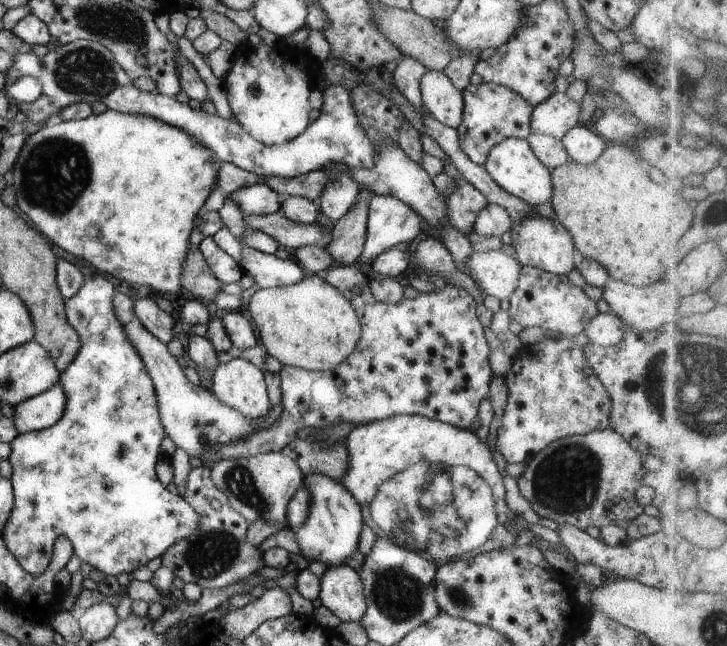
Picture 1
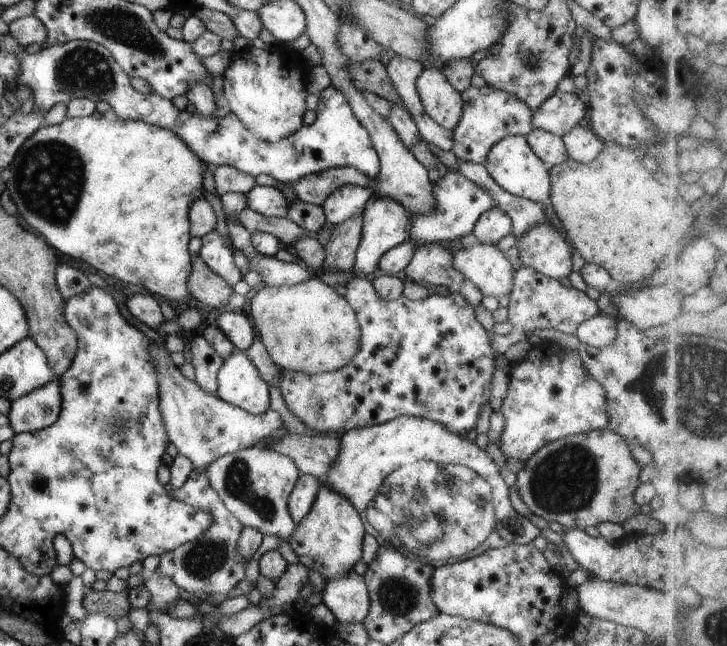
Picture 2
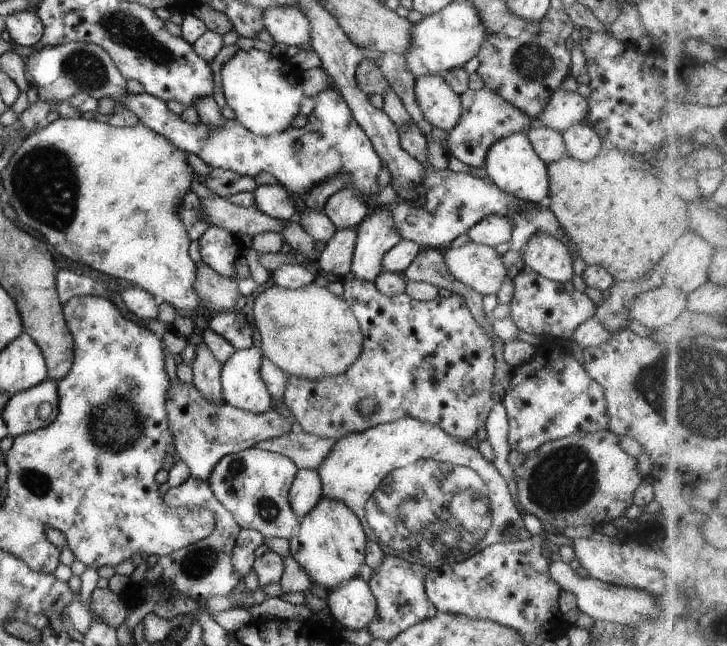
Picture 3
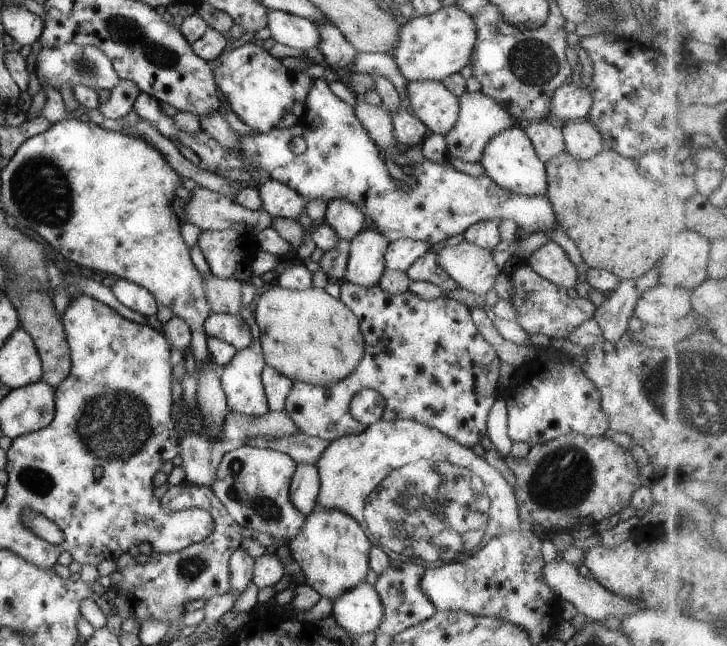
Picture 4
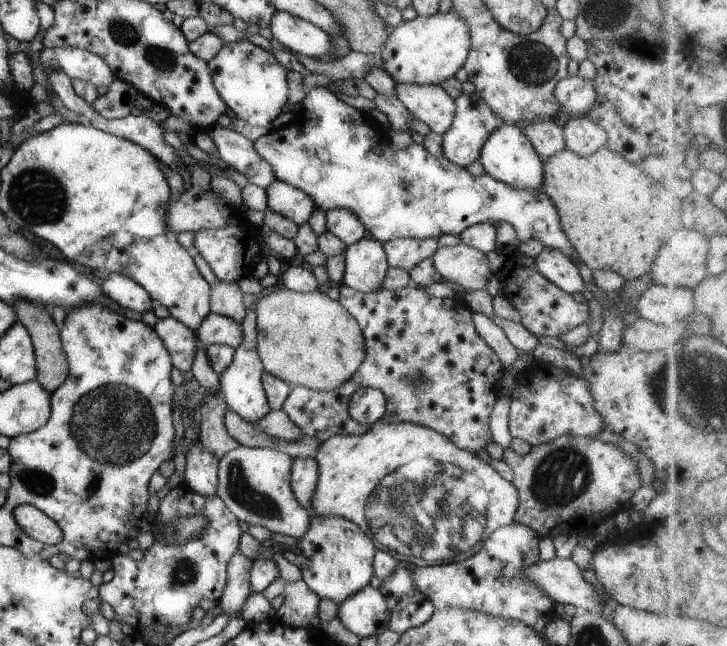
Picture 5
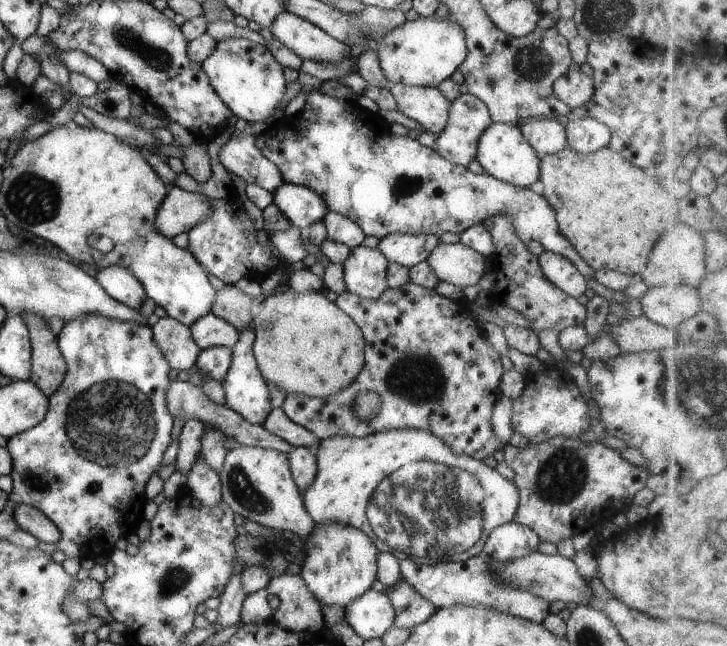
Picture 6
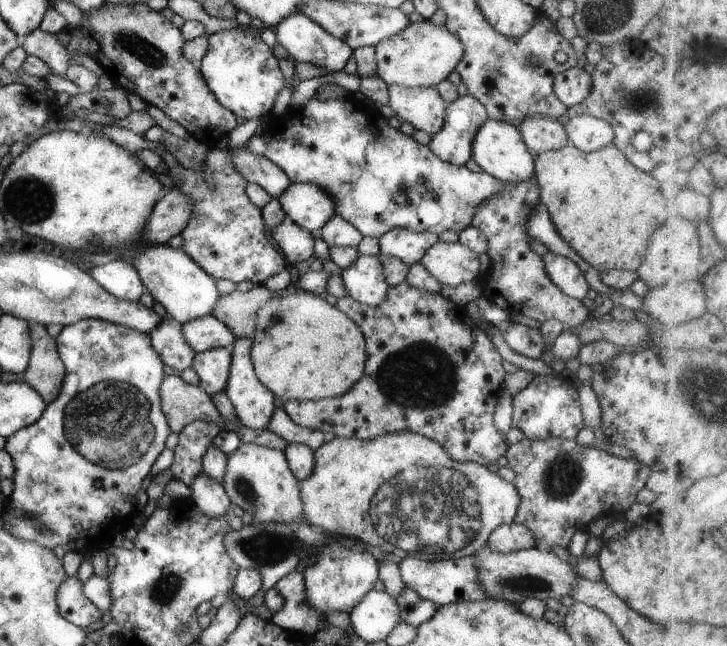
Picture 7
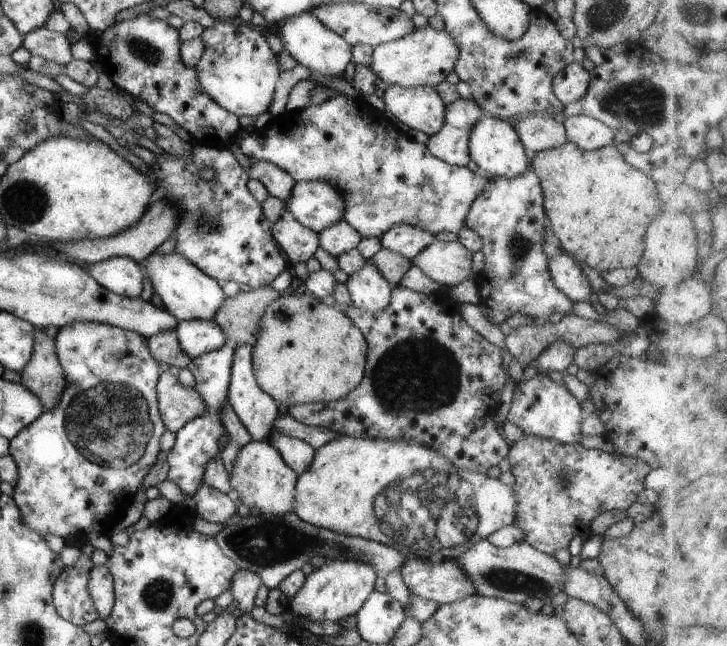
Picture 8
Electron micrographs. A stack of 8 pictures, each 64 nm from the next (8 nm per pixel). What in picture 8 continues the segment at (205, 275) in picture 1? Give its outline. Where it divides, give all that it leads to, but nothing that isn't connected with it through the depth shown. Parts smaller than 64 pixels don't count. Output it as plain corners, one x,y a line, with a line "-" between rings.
268,286
251,289
249,292
241,291
224,300
214,320
226,334
228,342
253,347
258,338
262,314
266,306
278,296
280,292

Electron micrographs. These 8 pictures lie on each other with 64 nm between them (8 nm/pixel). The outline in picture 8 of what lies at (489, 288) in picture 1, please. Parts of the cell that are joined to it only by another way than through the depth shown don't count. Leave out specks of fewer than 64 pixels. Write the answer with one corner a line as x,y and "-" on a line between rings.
436,239
411,261
434,282
443,287
455,287
470,279
472,254
458,241
445,242

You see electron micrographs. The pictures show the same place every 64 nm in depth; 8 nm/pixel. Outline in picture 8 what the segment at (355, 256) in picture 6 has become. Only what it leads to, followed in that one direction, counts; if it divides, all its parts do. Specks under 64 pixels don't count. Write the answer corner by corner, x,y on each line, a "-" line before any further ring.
366,259
362,270
350,274
344,284
348,289
351,302
354,302
360,310
378,312
390,304
393,286
388,284
369,259

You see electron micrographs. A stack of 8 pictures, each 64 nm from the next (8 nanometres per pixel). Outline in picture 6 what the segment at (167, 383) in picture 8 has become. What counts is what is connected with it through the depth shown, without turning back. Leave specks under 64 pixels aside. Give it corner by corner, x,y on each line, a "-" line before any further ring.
184,377
170,381
168,388
166,388
166,404
168,404
168,410
170,410
170,414
172,414
174,419
178,420
180,418
184,422
188,422
188,420
200,420
203,423
212,424
212,426
220,428
226,436
234,438
241,445
274,449
286,454
290,454
292,448
294,448
289,442
284,442
281,438
270,434
270,432
266,432
262,425
254,425
248,422
248,420
242,418
240,414
230,407
217,405
215,402
212,402
200,385
191,384

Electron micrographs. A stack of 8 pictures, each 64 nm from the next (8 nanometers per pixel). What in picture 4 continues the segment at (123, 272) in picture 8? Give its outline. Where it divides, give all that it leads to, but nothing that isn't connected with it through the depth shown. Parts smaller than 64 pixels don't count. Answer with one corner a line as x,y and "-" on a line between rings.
120,279
112,284
110,290
126,308
134,310
146,318
156,315
158,308
156,299
145,288
129,280

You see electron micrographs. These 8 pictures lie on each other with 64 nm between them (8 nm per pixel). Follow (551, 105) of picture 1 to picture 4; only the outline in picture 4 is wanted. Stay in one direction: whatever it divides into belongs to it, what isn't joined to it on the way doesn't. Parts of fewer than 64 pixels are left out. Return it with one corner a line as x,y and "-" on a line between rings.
564,83
554,92
547,120
562,127
567,122
585,118
591,106
592,96
588,87
582,89
574,83

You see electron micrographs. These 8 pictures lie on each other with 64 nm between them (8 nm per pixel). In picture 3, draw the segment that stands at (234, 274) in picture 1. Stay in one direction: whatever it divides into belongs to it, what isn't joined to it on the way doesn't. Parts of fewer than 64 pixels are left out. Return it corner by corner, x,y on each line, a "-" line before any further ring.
212,226
198,239
198,244
203,262
216,274
232,278
232,264
244,253
237,236
224,228

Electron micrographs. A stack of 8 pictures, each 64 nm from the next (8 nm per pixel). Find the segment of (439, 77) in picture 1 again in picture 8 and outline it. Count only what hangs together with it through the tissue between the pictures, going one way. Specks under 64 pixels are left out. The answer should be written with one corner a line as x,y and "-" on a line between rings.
387,86
382,100
405,130
421,130
432,136
445,123
445,104
435,87

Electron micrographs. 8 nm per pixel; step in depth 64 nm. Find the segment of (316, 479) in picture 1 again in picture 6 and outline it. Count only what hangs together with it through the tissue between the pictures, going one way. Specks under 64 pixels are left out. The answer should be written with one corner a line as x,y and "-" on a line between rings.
338,522
318,524
307,542
310,548
300,566
300,575
321,605
336,605
344,609
372,588
377,579
376,556
379,551
362,530

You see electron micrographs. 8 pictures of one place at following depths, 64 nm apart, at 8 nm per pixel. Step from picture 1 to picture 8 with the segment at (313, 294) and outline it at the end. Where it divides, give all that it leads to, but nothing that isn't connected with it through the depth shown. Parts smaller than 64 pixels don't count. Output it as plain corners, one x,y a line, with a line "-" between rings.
304,290
298,296
282,294
266,306
256,344
251,348
252,366
260,388
286,407
318,402
328,404
348,396
364,378
367,352
364,335
337,305
328,306

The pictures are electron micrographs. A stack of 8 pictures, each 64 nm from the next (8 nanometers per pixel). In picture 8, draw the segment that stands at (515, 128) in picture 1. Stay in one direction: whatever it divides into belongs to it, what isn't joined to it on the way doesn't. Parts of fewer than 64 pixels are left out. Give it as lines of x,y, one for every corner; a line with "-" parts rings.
460,97
445,106
444,126
425,145
436,158
457,167
466,167
471,160
470,130
484,115
484,110
474,100

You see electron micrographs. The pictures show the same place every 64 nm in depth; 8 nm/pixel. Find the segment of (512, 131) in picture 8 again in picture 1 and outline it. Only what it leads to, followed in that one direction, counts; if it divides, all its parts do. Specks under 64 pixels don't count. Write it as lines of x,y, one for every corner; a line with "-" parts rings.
506,138
502,142
496,144
490,149
486,162
483,164
486,172
490,174
490,178
504,192
516,196
530,204
530,206
538,206
538,204
544,204
552,198
553,188
551,182
551,171
544,166
543,162
534,154
530,143
527,139
521,138

